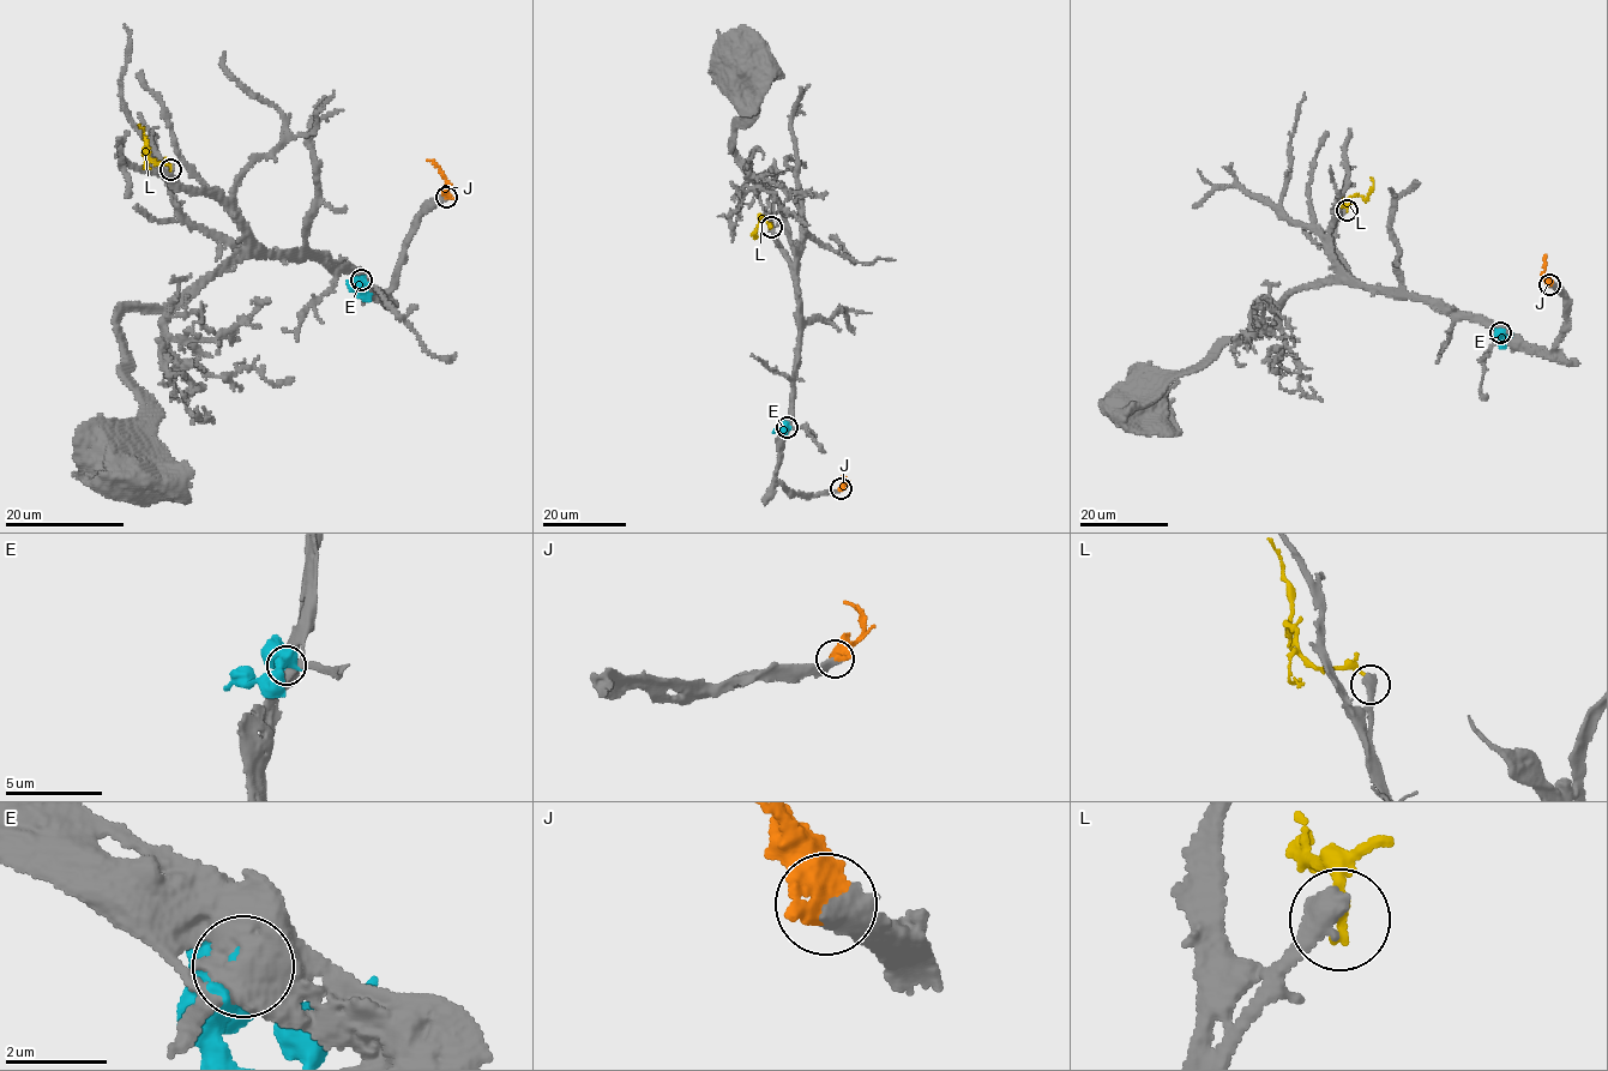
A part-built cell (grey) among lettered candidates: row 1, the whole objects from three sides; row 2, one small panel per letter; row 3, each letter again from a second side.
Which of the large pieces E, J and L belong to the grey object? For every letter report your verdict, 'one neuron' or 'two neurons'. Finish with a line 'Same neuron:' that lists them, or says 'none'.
E: two neurons
J: one neuron
L: two neurons
Same neuron: J

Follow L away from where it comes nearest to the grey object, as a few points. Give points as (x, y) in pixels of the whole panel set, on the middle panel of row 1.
L: (771, 227), (763, 218), (754, 234), (757, 238), (756, 234)

